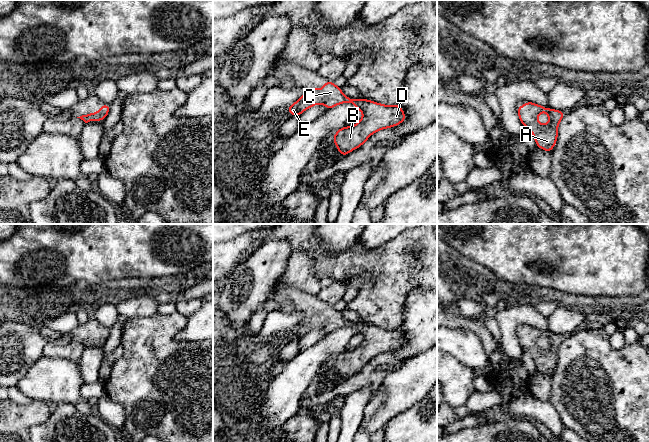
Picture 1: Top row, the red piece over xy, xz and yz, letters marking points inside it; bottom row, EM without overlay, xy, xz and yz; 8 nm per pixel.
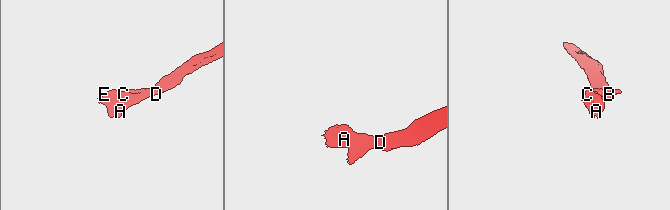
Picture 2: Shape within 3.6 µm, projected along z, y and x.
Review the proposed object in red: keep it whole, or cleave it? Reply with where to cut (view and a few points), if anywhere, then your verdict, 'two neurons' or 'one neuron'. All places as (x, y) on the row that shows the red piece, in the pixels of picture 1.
cut none; one neuron

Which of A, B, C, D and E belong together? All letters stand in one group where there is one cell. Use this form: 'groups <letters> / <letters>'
groups A B C D E

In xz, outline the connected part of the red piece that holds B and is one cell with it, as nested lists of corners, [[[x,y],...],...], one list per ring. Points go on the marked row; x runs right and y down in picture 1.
[[[325,80],[322,89],[304,88],[303,96],[287,106],[291,116],[299,116],[316,104],[323,104],[327,110],[342,103],[352,103],[357,111],[364,113],[362,119],[350,128],[345,125],[333,136],[339,154],[346,156],[351,151],[362,146],[375,132],[393,128],[406,120],[403,108],[399,104],[383,105],[369,99],[353,99],[345,96],[334,82]]]

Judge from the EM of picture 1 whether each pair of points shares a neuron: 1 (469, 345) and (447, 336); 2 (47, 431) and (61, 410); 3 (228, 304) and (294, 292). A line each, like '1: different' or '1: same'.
1: same
2: same
3: different

